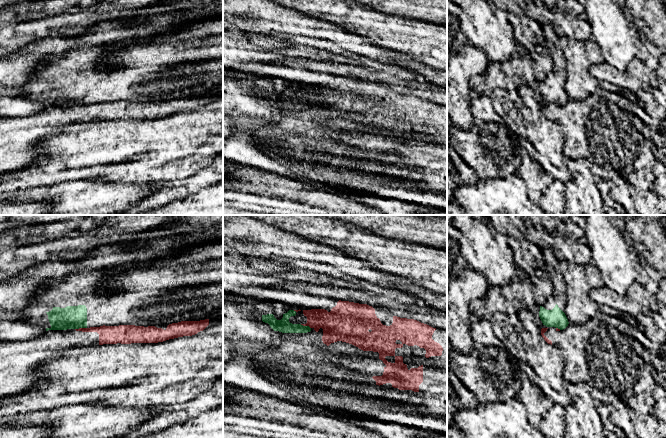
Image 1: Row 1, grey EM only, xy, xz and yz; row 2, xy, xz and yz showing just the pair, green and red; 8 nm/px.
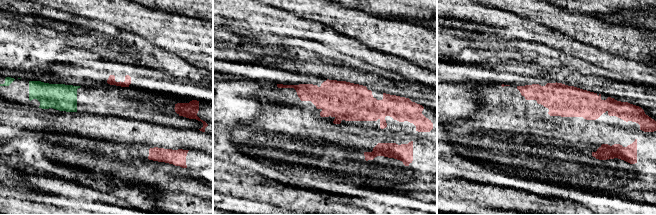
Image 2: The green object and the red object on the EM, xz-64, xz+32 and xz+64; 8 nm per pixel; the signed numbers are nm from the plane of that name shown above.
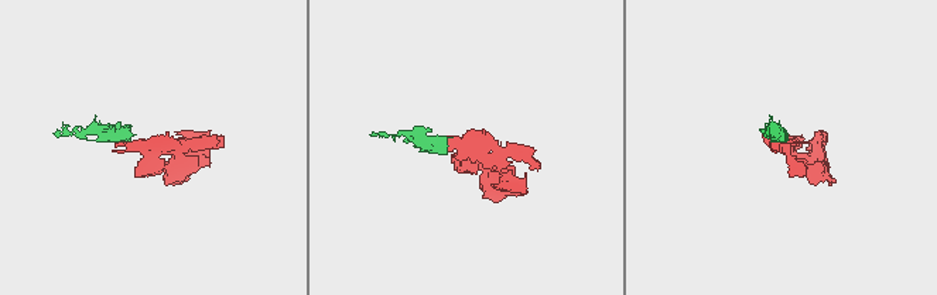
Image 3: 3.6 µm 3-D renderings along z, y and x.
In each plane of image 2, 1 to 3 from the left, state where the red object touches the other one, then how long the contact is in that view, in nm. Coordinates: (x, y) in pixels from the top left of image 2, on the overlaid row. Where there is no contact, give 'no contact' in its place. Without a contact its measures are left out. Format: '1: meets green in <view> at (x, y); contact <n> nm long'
1: no contact
2: no contact
3: no contact

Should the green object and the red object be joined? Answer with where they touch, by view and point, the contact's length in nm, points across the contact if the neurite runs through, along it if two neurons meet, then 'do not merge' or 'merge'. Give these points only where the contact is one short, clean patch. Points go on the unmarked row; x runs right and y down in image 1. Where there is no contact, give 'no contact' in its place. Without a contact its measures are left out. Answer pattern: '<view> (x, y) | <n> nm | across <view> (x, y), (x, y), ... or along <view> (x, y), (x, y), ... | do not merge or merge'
xy (80, 103) | 100 nm | do not merge

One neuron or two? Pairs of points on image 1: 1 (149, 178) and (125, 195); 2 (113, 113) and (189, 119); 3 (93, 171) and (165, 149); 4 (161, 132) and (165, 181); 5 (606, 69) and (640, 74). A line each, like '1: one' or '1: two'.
1: two
2: two
3: one
4: two
5: one

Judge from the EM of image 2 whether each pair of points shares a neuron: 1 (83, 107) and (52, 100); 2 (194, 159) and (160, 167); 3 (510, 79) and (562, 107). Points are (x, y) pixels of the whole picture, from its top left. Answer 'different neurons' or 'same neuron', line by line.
1: same neuron
2: same neuron
3: different neurons

